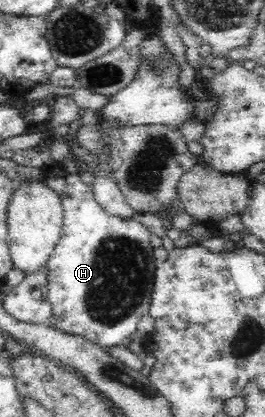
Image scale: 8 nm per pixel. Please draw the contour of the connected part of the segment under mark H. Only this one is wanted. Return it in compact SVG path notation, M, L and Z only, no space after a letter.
M65 169L62 170L62 175L49 175L45 174L44 180L47 181L49 185L59 194L61 201L63 202L64 209L64 219L62 222L61 236L58 240L55 248L53 249L53 254L49 256L48 260L48 299L51 303L51 313L49 318L47 318L46 324L51 328L56 328L61 330L61 332L66 332L70 334L75 334L77 336L83 336L95 343L101 345L101 347L115 347L118 345L125 344L129 341L131 335L137 332L137 322L143 314L148 314L150 309L150 304L152 301L152 292L154 287L154 272L156 271L155 259L153 259L154 246L151 245L150 232L145 227L137 221L135 218L131 220L118 219L117 217L111 216L95 201L94 193L92 192L92 185L85 183L83 179L78 174L67 173Z

